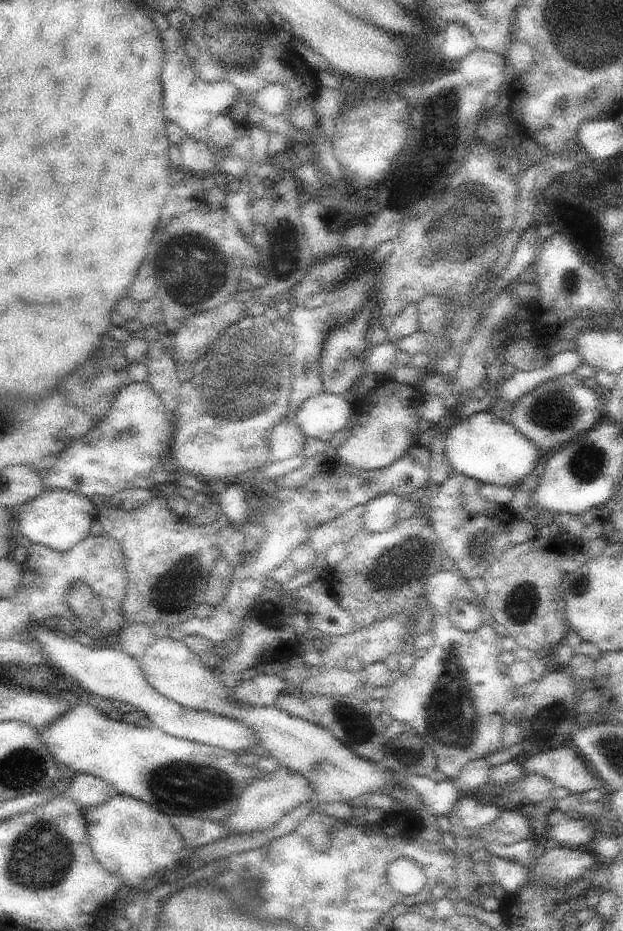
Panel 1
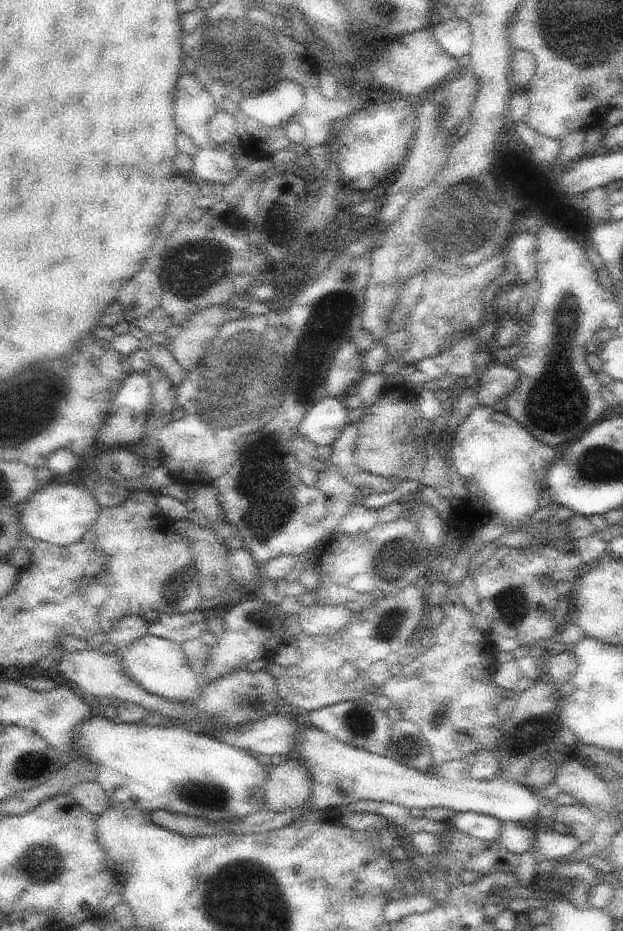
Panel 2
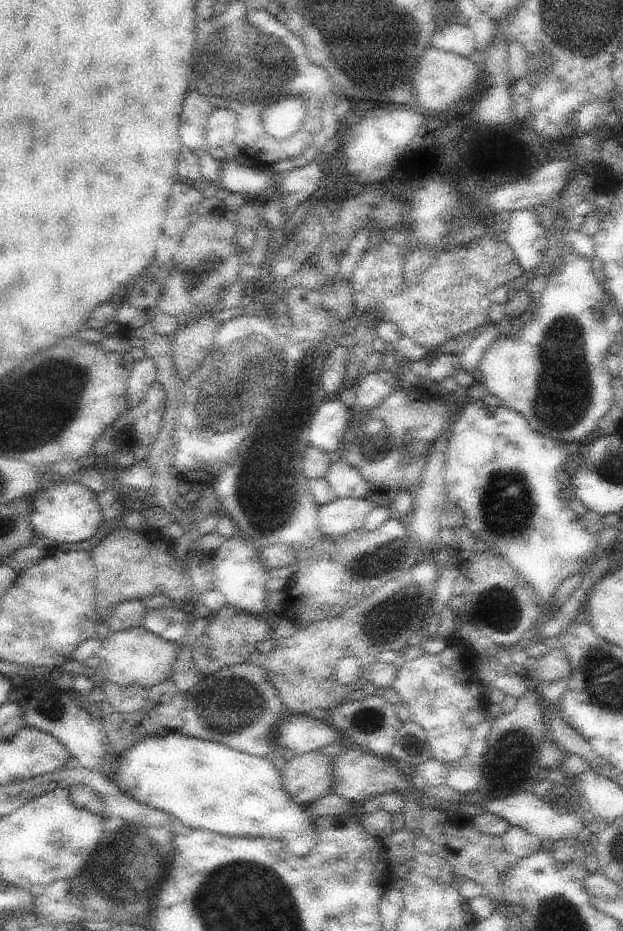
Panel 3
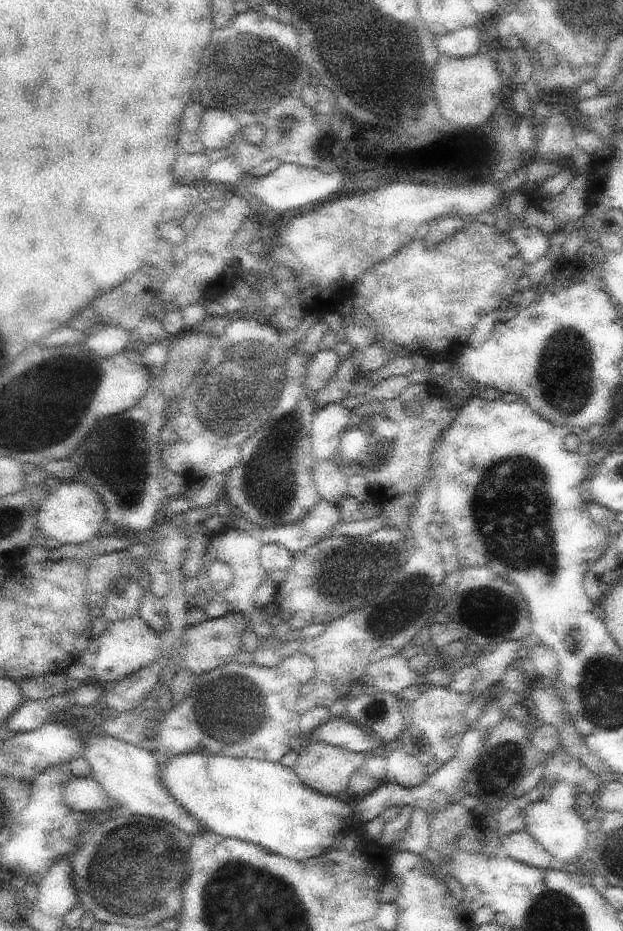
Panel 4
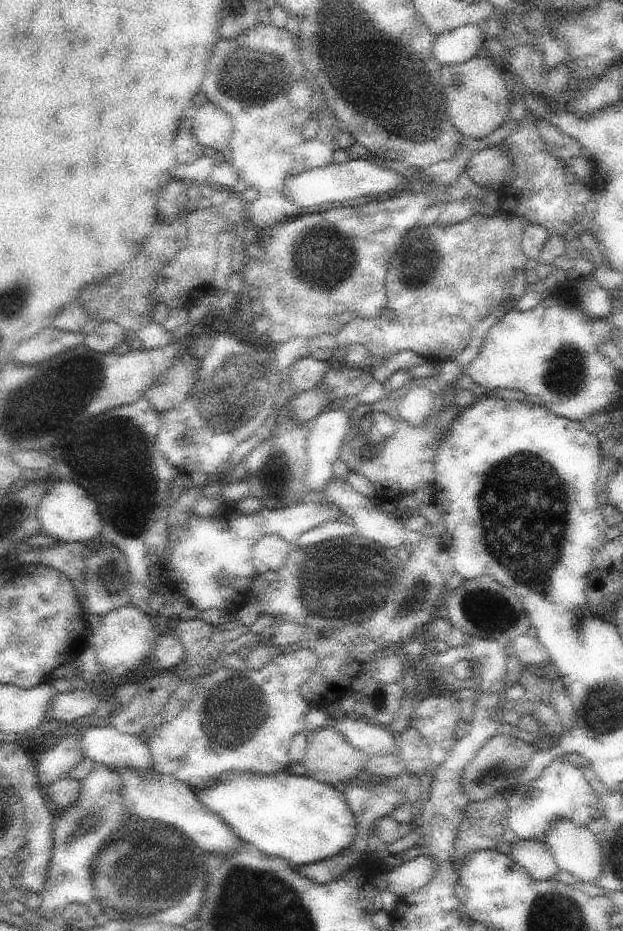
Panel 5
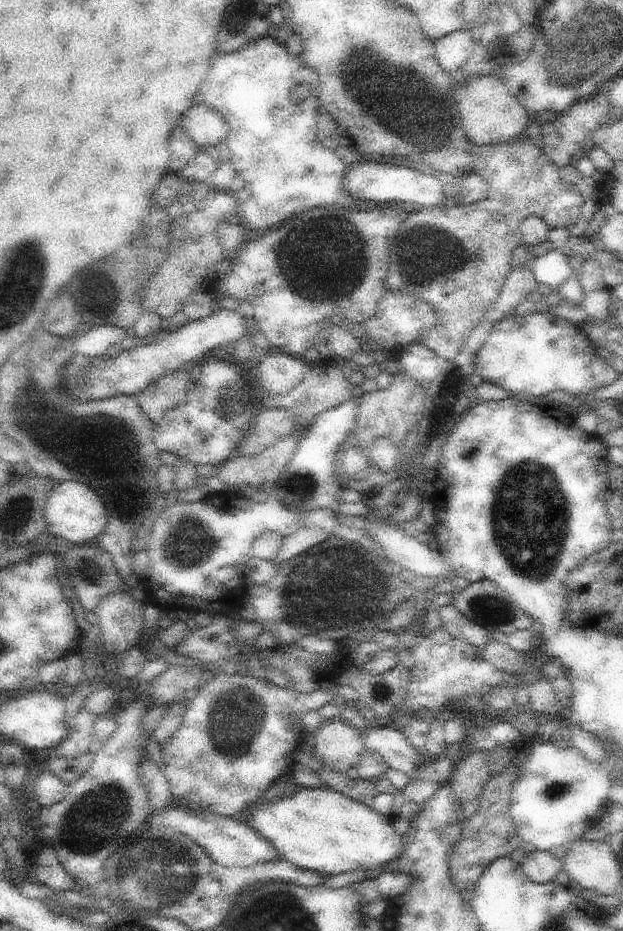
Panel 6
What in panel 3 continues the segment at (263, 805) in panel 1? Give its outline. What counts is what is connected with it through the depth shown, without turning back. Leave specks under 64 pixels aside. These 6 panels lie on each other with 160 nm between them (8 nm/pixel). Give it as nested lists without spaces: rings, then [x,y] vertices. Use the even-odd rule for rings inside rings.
[[[310,751],[302,754],[286,756],[286,764],[280,771],[283,785],[290,798],[307,807],[313,802],[320,800],[332,791],[333,783],[333,758],[332,755],[319,754]]]

